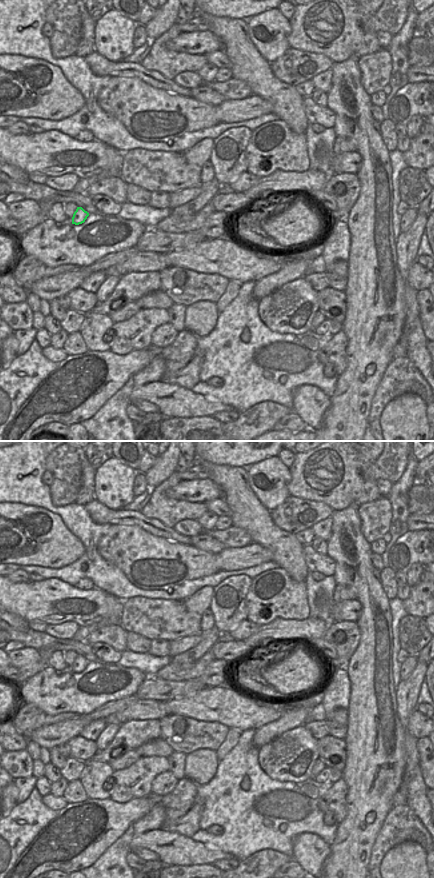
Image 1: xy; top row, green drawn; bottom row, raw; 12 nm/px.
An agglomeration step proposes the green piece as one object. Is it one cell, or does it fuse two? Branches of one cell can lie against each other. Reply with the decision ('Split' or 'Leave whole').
Leave whole

